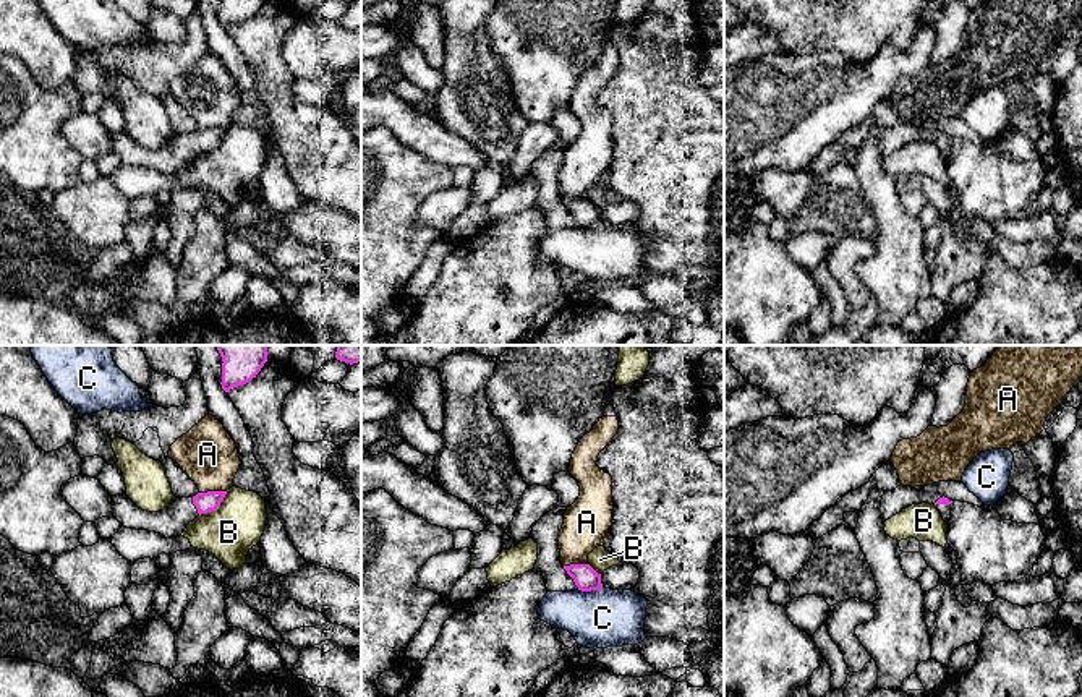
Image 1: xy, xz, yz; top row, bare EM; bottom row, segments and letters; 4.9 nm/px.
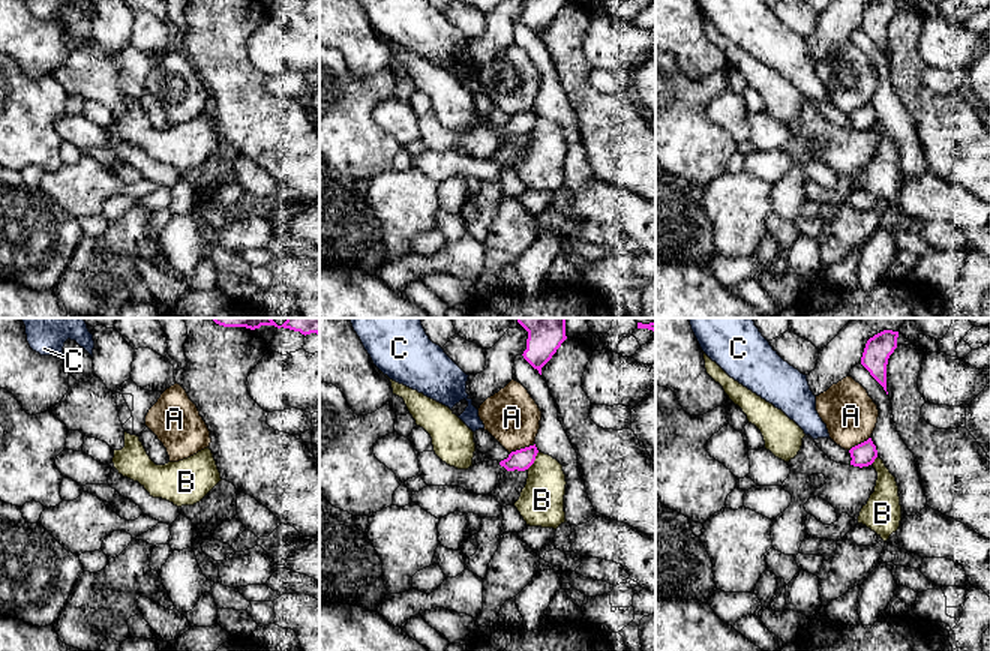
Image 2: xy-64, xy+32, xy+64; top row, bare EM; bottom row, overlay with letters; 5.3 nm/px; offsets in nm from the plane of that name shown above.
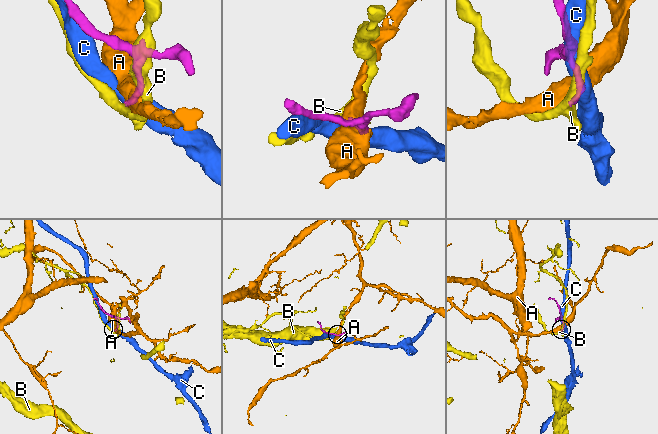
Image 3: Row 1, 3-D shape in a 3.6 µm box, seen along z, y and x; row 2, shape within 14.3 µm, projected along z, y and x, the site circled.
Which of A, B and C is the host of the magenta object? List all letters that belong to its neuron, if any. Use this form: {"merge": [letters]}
{"merge": []}

